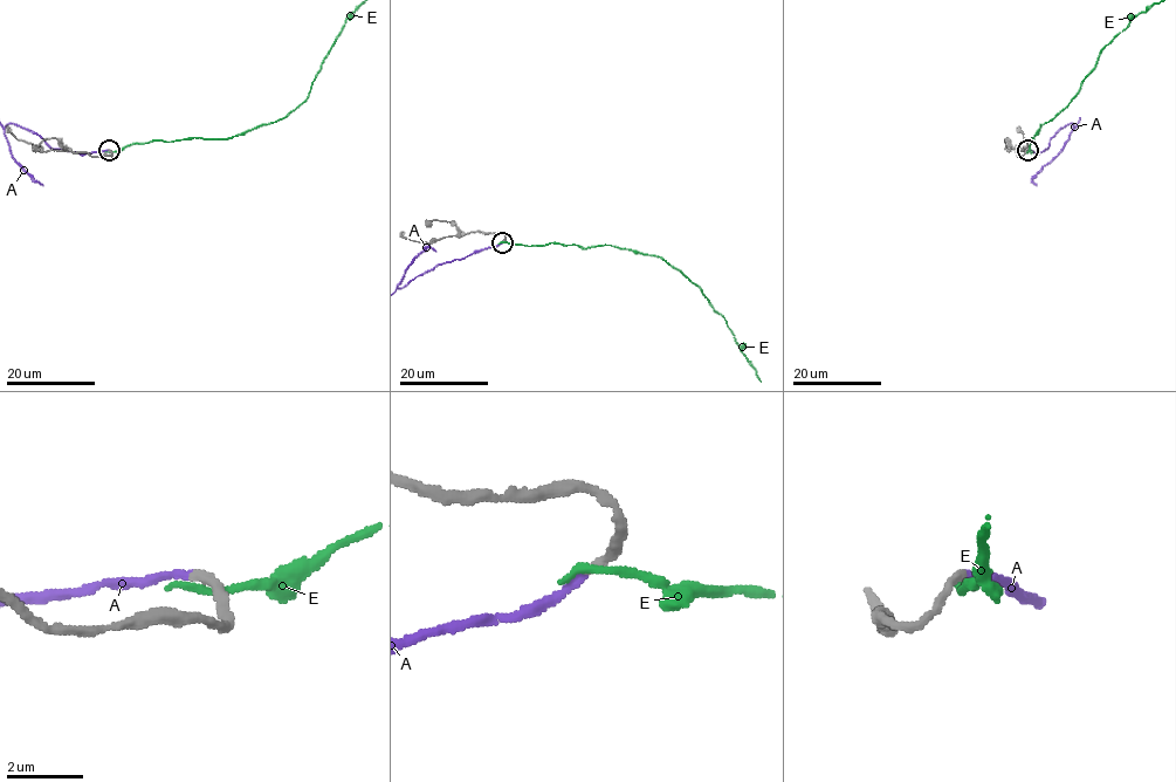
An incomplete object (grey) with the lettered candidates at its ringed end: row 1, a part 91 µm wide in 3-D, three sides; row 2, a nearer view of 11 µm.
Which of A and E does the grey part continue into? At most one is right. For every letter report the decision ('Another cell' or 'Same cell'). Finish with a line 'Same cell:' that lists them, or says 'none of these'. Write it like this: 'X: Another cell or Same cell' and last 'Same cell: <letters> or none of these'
A: Same cell
E: Another cell
Same cell: A

